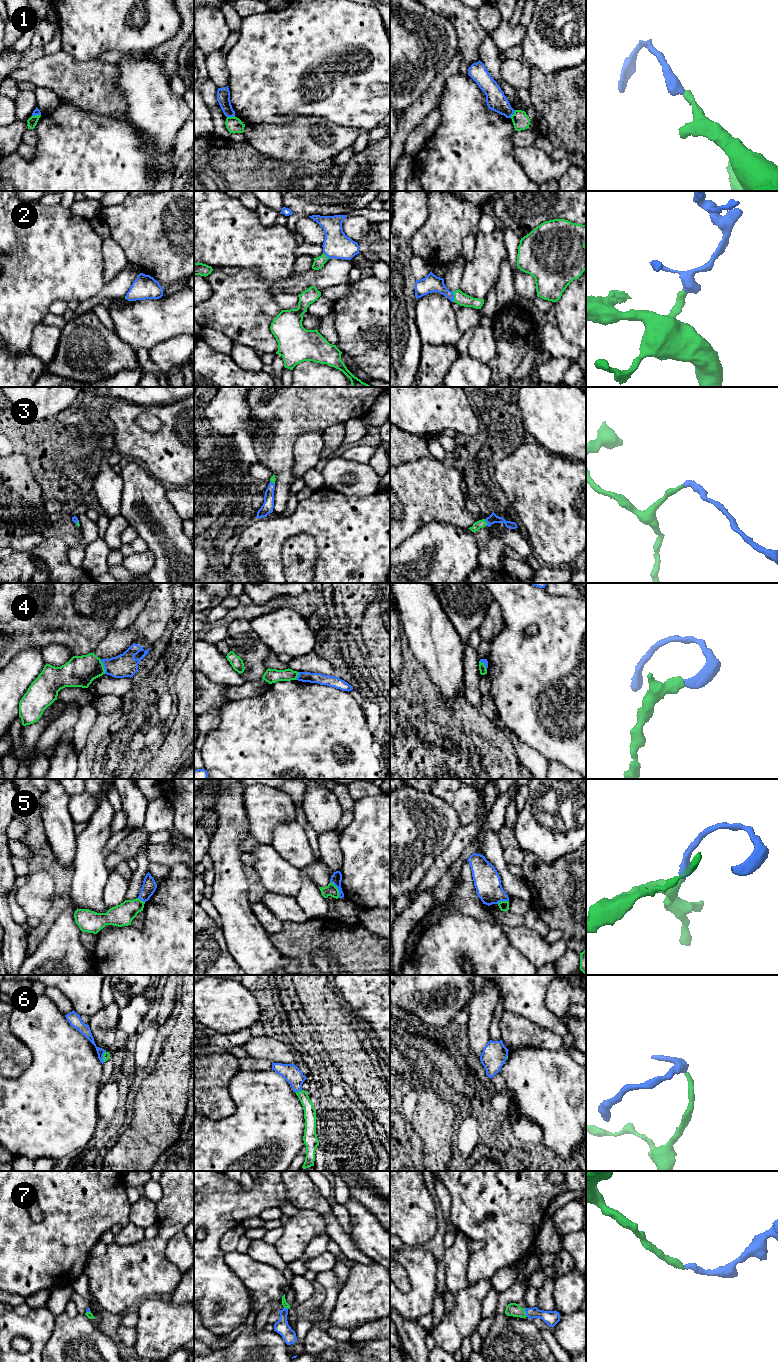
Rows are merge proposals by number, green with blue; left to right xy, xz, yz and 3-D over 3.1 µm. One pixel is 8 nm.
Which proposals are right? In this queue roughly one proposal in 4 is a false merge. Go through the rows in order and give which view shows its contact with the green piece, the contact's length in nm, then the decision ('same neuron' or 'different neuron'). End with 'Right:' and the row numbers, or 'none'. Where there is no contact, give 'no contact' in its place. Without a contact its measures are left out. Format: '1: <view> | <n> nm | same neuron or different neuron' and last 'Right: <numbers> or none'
1: xz | 70 nm | different neuron
2: yz | 90 nm | same neuron
3: yz | 60 nm | same neuron
4: xy | 130 nm | same neuron
5: xz | 150 nm | different neuron
6: xz | 60 nm | same neuron
7: yz | 80 nm | same neuron
Right: 2, 3, 4, 6, 7

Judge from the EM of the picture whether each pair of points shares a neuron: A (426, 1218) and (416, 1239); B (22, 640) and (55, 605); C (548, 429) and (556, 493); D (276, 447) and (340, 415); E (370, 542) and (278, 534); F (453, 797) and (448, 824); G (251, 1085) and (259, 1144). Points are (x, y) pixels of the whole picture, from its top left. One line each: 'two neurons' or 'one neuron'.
A: one neuron
B: one neuron
C: two neurons
D: one neuron
E: one neuron
F: two neurons
G: one neuron

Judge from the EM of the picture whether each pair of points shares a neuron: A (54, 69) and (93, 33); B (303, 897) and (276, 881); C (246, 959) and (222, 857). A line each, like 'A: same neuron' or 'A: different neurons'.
A: different neurons
B: different neurons
C: same neuron

